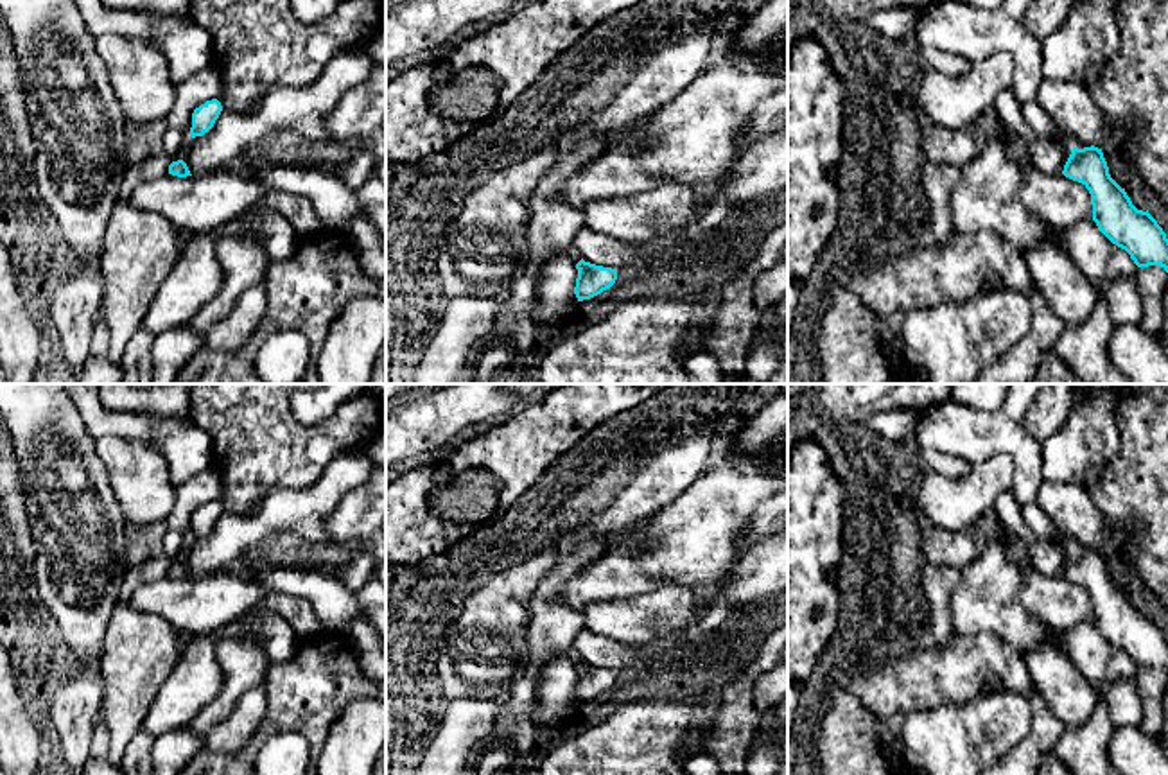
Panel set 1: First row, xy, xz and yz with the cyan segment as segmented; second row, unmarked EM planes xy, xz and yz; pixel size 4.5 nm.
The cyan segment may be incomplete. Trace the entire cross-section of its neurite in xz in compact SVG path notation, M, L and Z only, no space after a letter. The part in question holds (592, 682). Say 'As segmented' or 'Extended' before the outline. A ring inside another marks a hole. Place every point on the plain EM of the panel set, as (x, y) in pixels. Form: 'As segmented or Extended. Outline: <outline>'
Extended. Outline: M571 648L565 660L578 671L574 696L578 703L590 701L610 691L617 682L617 673L612 669L585 664L581 655Z

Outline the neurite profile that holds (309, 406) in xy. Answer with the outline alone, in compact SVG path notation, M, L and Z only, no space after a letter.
M323 384L318 389L300 389L291 395L294 418L303 425L318 425L328 420L348 398L373 393L375 384Z

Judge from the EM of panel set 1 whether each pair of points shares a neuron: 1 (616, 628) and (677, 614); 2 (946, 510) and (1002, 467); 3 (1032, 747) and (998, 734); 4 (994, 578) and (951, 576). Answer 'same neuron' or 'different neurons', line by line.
1: same neuron
2: same neuron
3: different neurons
4: different neurons

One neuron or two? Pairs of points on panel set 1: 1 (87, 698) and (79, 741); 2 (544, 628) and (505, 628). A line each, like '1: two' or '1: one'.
1: one
2: two

